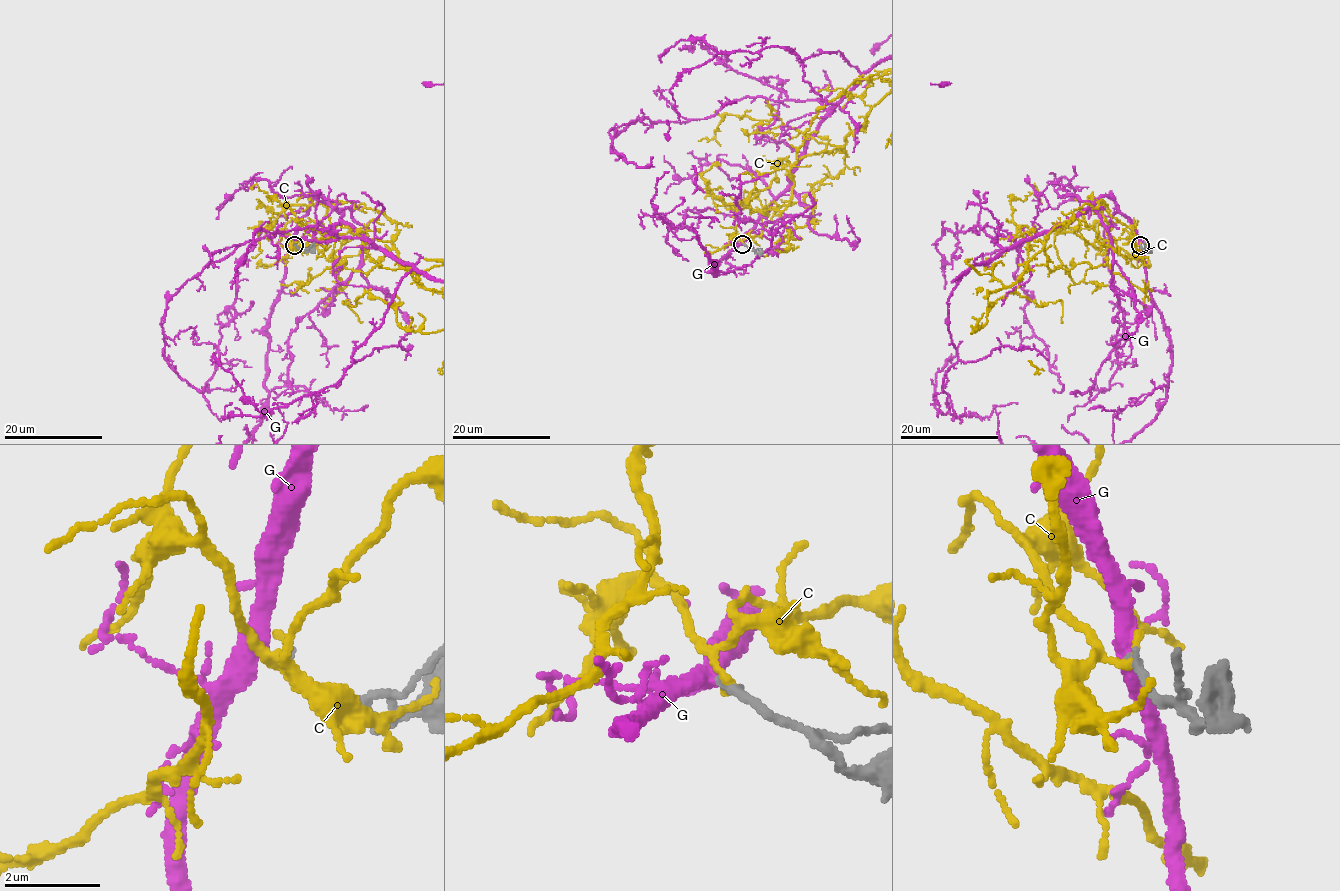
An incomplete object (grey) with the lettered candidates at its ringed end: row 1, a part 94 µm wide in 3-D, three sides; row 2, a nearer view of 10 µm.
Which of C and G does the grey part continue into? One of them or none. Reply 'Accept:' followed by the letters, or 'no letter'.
Accept: G

